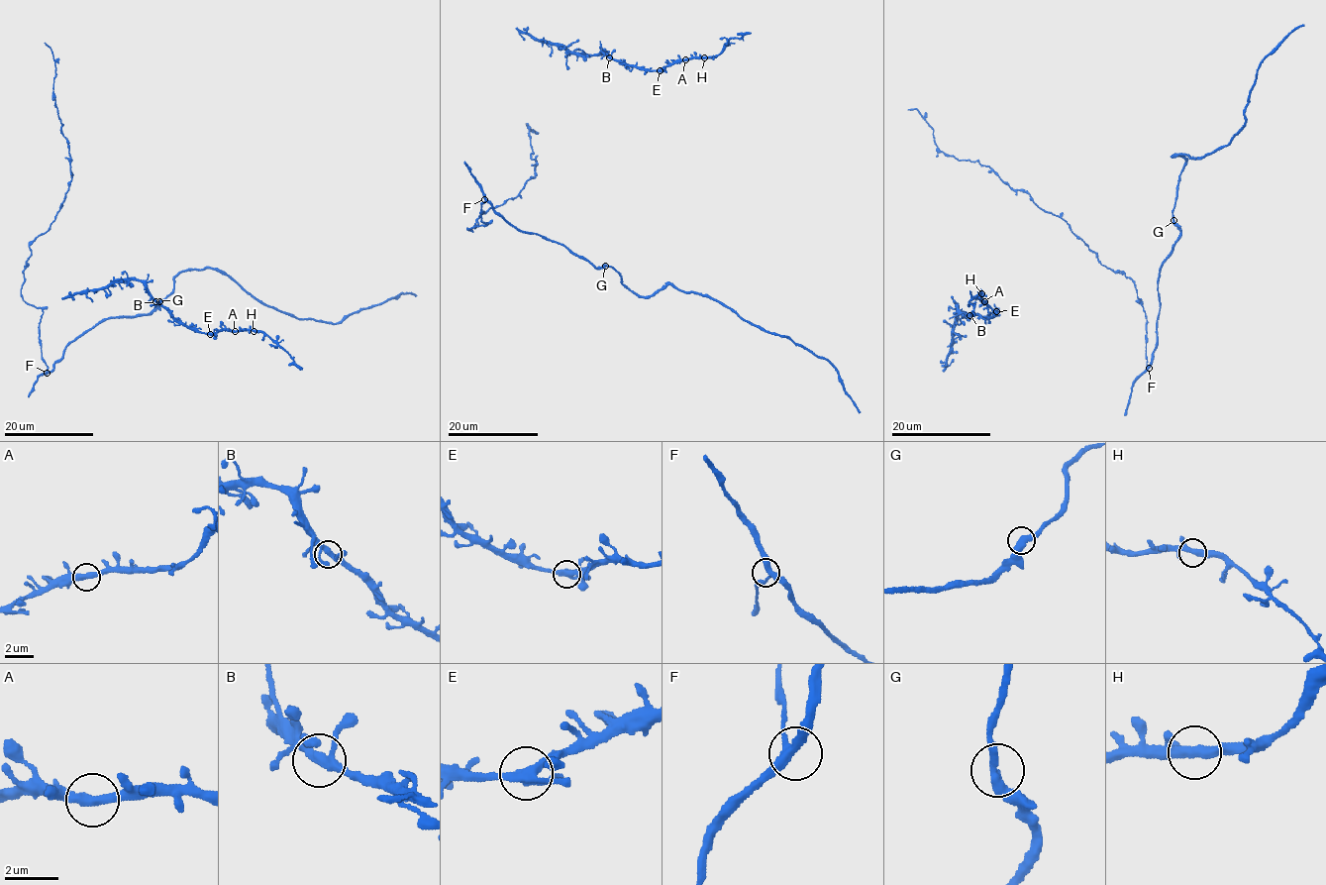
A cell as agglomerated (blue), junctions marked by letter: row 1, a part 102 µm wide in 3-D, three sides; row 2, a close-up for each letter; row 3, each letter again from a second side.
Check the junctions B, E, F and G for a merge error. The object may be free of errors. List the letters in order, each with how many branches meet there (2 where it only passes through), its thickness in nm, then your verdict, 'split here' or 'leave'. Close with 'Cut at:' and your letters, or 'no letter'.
B: 4 branches meet; 300 nm thick; leave
E: 4 branches meet; 300 nm thick; leave
F: 3 branches meet; 280 nm thick; leave
G: 2 branches meet; 360 nm thick; leave
Cut at: no letter

